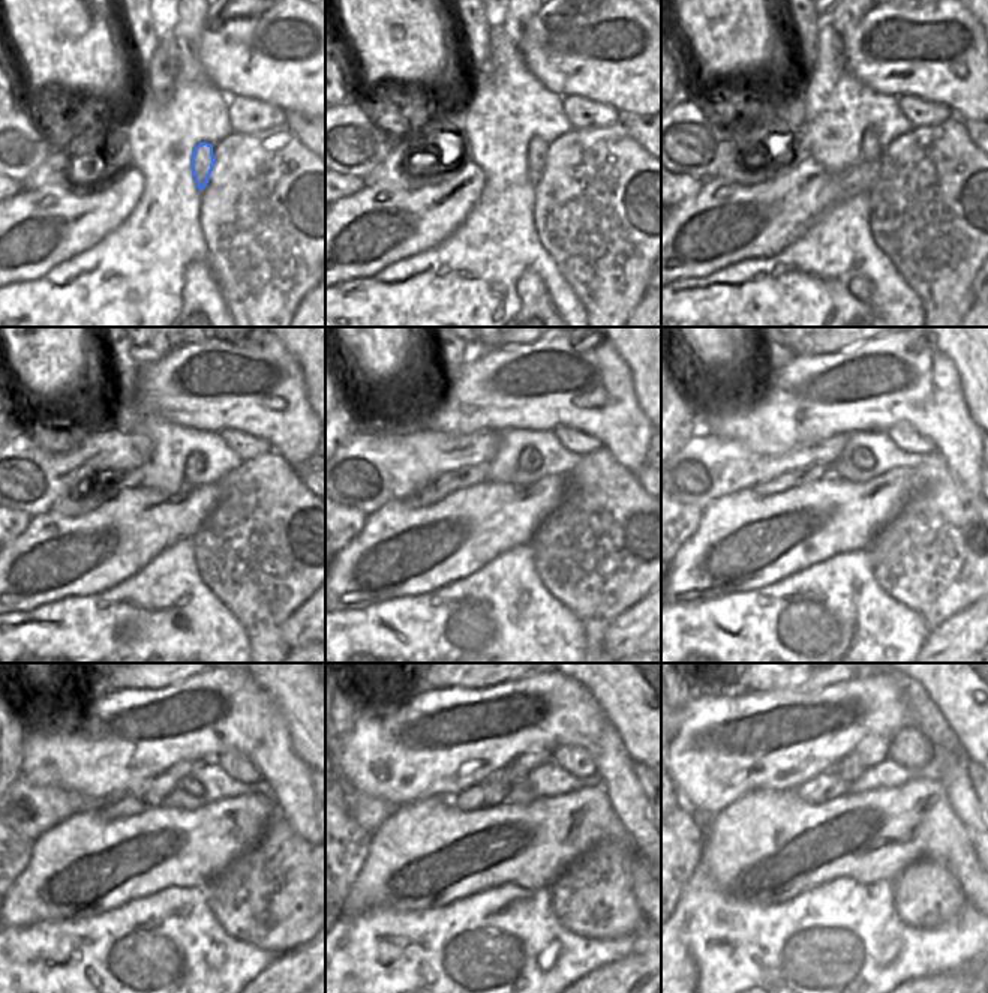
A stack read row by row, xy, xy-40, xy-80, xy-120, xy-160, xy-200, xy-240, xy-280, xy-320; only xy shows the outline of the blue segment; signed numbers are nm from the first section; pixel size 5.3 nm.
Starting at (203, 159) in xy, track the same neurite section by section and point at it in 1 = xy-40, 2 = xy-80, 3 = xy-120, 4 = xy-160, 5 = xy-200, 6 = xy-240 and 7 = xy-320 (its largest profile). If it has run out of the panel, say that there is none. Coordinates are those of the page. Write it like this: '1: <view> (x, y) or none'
1: xy-40 (537, 150)
2: xy-80 (870, 149)
3: xy-120 (195, 464)
4: xy-160 (529, 461)
5: xy-200 (862, 458)
6: xy-240 (189, 785)
7: xy-320 (849, 768)

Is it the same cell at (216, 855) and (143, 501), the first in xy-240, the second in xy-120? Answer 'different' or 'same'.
same

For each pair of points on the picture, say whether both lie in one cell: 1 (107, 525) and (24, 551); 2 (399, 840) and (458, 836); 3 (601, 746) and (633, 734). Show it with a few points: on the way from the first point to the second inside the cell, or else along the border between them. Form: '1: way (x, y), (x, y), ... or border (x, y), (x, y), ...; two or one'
1: way (86, 546), (81, 551), (45, 551); one
2: way (414, 840), (443, 840); one
3: border (600, 708), (619, 735), (628, 758), (634, 764); two

